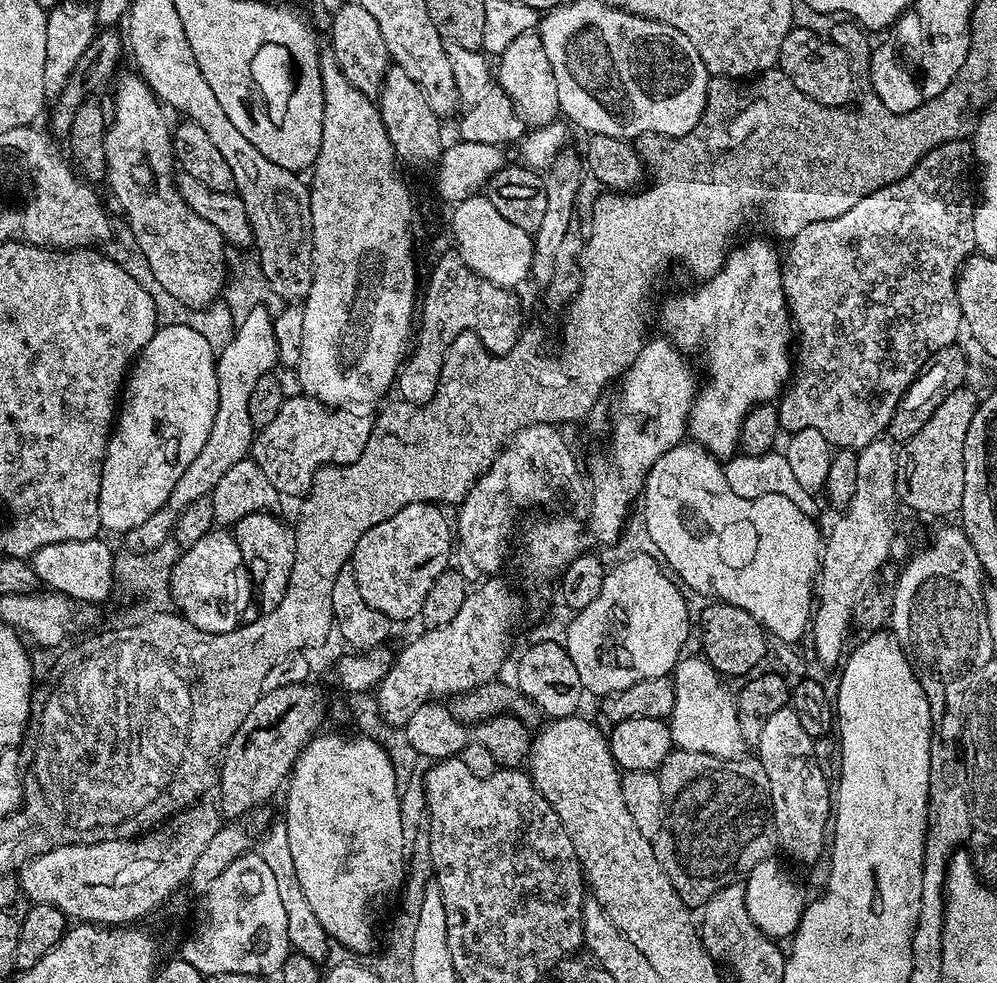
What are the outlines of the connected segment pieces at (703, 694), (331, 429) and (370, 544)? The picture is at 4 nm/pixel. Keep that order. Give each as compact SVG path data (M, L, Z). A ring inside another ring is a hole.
M703 655L687 656L674 669L676 701L670 717L673 745L686 752L708 752L711 756L720 756L724 760L743 757L746 745L738 726L733 697L724 696L725 681ZM704 704L708 709L704 709Z
M295 395L282 402L282 410L278 410L278 418L270 426L255 433L250 453L262 474L270 478L284 498L303 497L320 468L354 462L366 446L370 427L369 417L359 416L359 411L329 410L313 396Z
M410 503L393 517L372 526L370 530L362 534L362 538L358 540L358 545L352 552L350 567L355 572L362 598L370 600L371 606L380 613L386 614L393 623L399 624L404 620L419 617L424 600L436 582L436 578L444 570L449 569L450 550L452 542L454 544L454 536L452 526L450 528L443 512L445 511L439 505Z

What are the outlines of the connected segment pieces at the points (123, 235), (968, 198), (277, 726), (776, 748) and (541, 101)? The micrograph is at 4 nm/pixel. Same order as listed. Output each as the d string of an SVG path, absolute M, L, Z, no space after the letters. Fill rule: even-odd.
M120 226L115 229L114 235L107 241L106 254L115 264L122 266L122 270L126 270L126 274L130 274L130 278L134 278L134 282L138 282L138 286L142 286L142 290L146 290L146 294L150 294L151 300L154 301L157 325L190 326L190 330L198 330L198 334L202 334L202 338L206 338L206 342L210 342L212 351L217 354L226 350L226 346L230 346L230 342L236 337L236 323L232 321L227 306L223 302L217 302L197 311L197 309L178 302L178 298L174 298L174 294L169 294L162 287L162 282L158 282L158 278L154 278L154 270L150 270L150 262L146 262L146 254L138 246L138 242L129 228Z
M961 138L958 140L951 140L945 144L940 144L937 148L930 150L921 160L911 168L900 180L895 180L892 184L886 184L866 194L860 202L854 202L854 206L850 206L850 210L846 210L846 214L838 214L838 218L833 220L823 220L822 222L810 222L810 226L806 226L799 234L796 235L790 242L792 248L786 252L787 263L783 265L782 271L784 273L784 295L788 298L788 310L792 317L792 323L795 331L798 333L798 348L800 344L800 356L798 352L798 359L794 364L794 371L790 377L790 383L785 387L782 395L778 400L778 407L780 409L780 427L785 433L791 434L809 428L810 430L818 430L818 434L822 434L822 438L826 438L828 443L832 445L833 449L838 448L855 448L857 450L865 448L870 442L881 439L887 433L888 424L894 418L894 410L898 410L898 402L900 397L908 389L911 384L916 381L916 377L920 375L922 369L935 357L937 354L945 351L944 347L947 344L952 344L956 340L956 335L962 332L962 317L960 314L960 307L958 306L958 294L956 293L956 275L960 272L961 266L969 256L976 252L976 243L974 242L974 214L976 213L976 204L974 203L974 184L968 181L968 160L970 164L970 157L972 156L972 145L967 139Z
M315 683L284 684L281 688L265 691L260 700L254 703L246 718L240 723L240 730L231 733L228 743L222 749L222 759L218 764L218 789L220 800L218 807L229 821L236 822L255 810L259 804L264 804L276 791L285 787L293 766L300 752L308 745L308 741L321 731L320 723L324 720L324 700L315 688Z
M791 706L778 710L766 722L762 730L762 738L755 744L758 755L758 767L763 779L768 779L768 796L770 801L770 822L776 827L776 839L781 853L785 852L792 860L800 864L816 864L820 855L826 852L826 837L830 832L830 817L834 812L834 792L828 788L828 780L820 769L820 760L816 757L814 739L806 734L805 727L801 725L801 719Z
M533 30L514 38L510 46L498 58L494 68L494 80L498 87L514 102L516 113L524 119L529 129L554 123L561 115L558 102L558 81L554 79L554 66L546 58L539 31Z

